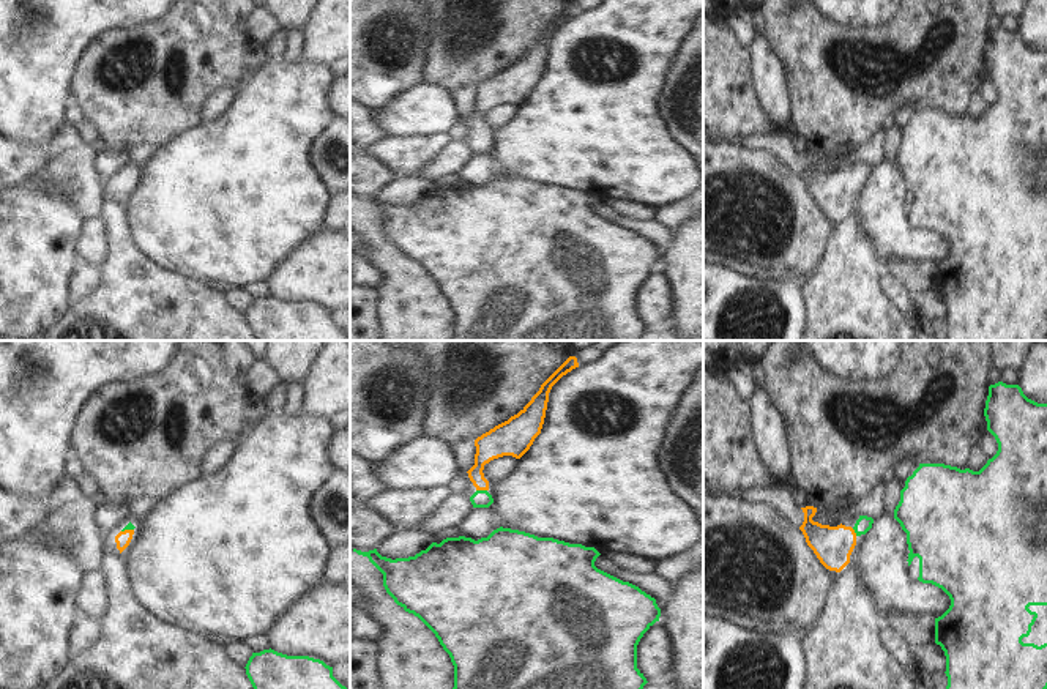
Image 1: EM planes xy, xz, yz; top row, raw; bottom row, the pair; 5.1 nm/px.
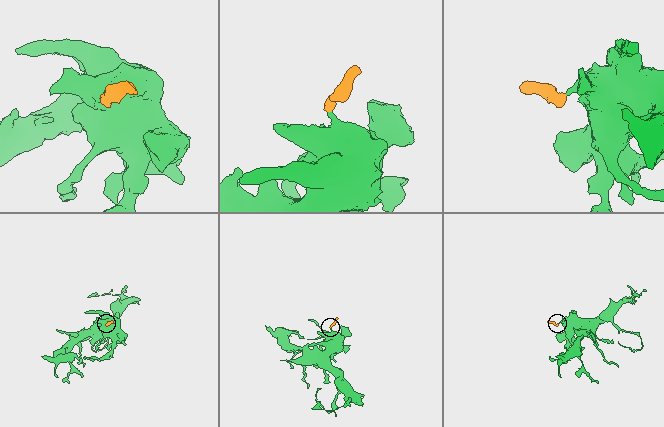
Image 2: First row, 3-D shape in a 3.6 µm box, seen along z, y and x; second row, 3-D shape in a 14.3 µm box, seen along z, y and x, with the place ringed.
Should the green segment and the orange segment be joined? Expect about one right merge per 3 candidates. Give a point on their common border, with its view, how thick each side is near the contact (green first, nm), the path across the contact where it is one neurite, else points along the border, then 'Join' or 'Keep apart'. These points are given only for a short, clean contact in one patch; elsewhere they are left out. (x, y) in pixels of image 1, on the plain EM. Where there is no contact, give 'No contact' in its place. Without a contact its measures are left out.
Touches green at xz (481, 137). Thickness 100 nm (green) against 140 nm. Path across: xz (481, 145), (481, 137), (480, 106), (494, 90). Join

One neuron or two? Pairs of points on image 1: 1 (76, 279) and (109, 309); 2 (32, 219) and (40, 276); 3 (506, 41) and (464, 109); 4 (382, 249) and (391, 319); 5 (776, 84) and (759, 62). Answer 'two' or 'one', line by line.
1: two
2: one
3: two
4: one
5: one

